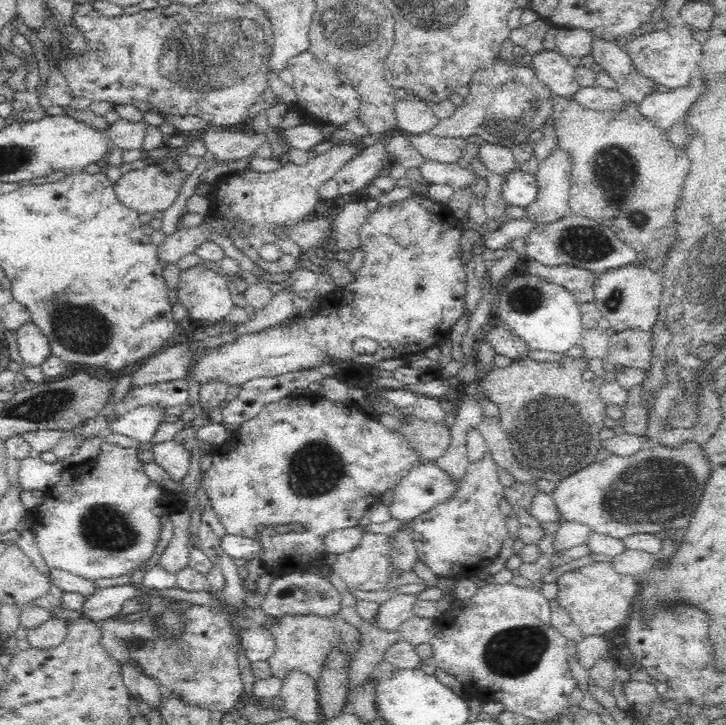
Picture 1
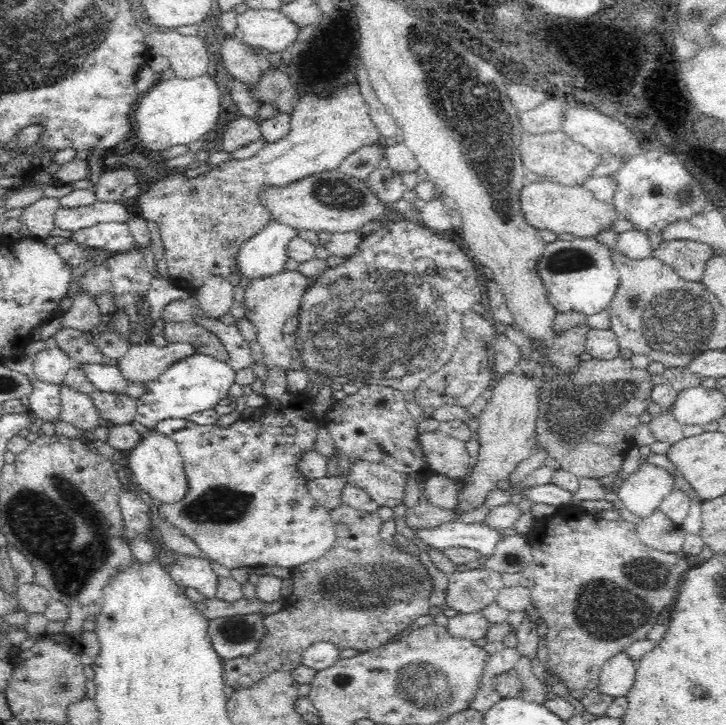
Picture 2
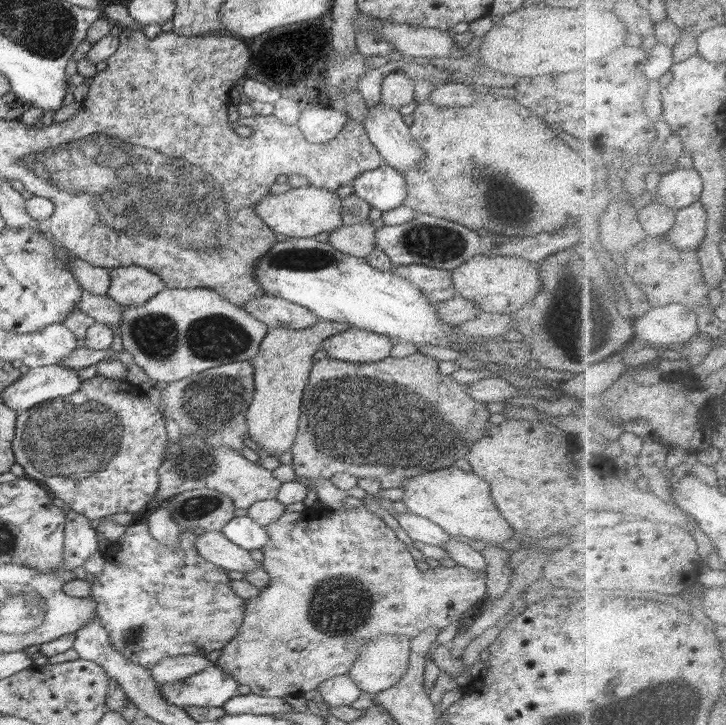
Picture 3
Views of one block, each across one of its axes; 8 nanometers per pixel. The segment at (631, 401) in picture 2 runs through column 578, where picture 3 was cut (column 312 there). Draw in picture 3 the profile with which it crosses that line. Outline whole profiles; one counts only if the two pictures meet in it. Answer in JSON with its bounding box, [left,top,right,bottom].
[292,350,494,489]

